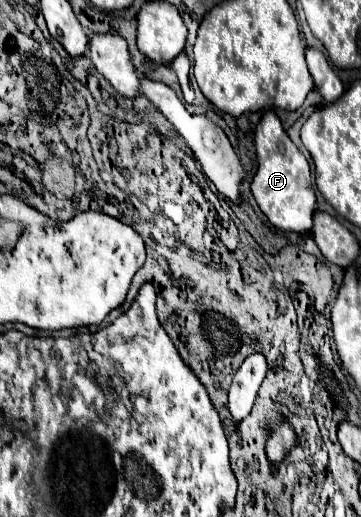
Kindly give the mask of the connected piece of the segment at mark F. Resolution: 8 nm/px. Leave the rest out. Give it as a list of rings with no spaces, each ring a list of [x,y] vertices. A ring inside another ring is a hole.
[[[267,110],[255,130],[255,154],[257,154],[257,172],[251,180],[251,194],[257,200],[261,212],[267,220],[291,232],[311,230],[311,216],[315,212],[315,190],[311,180],[311,166],[307,158],[297,150],[289,140],[287,132],[281,126],[281,120],[273,110]],[[283,144],[283,150],[279,148]]]

